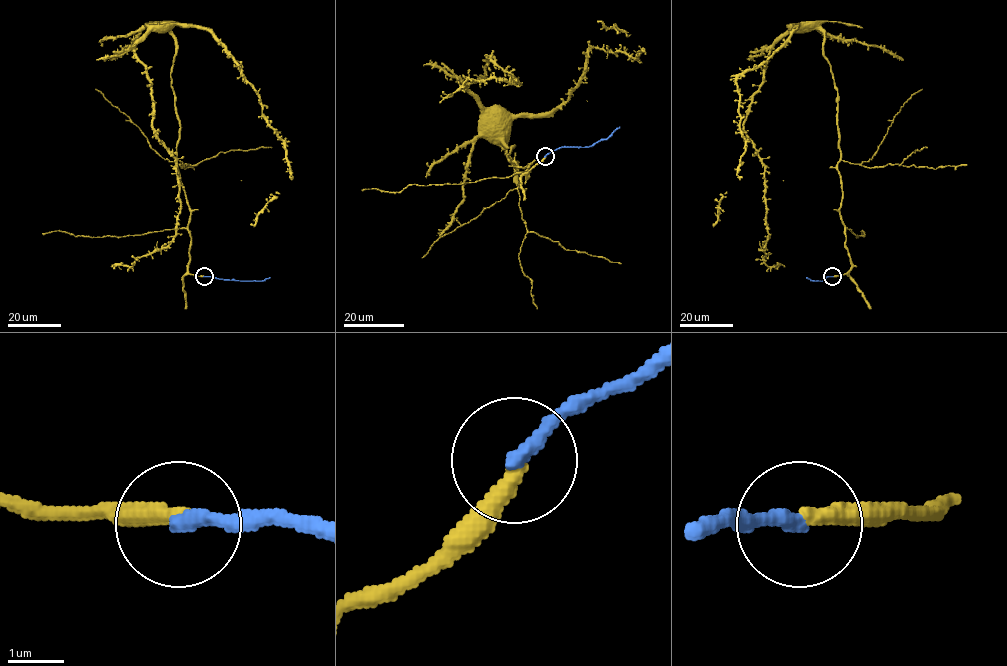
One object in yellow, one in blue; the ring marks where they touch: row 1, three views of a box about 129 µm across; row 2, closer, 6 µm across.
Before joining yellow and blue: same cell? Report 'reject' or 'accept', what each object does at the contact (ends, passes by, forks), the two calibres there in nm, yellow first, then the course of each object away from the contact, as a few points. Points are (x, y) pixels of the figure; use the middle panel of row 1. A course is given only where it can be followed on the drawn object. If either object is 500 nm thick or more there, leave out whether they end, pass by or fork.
accept; yellow ends there; blue ends there; 320 nm thick on the yellow side, 280 nm on the other; yellow runs (545, 157), (527, 177), (467, 89), (486, 56), (518, 81), (467, 80), (439, 102); blue runs (545, 156), (561, 147), (592, 146), (607, 139), (620, 127)

